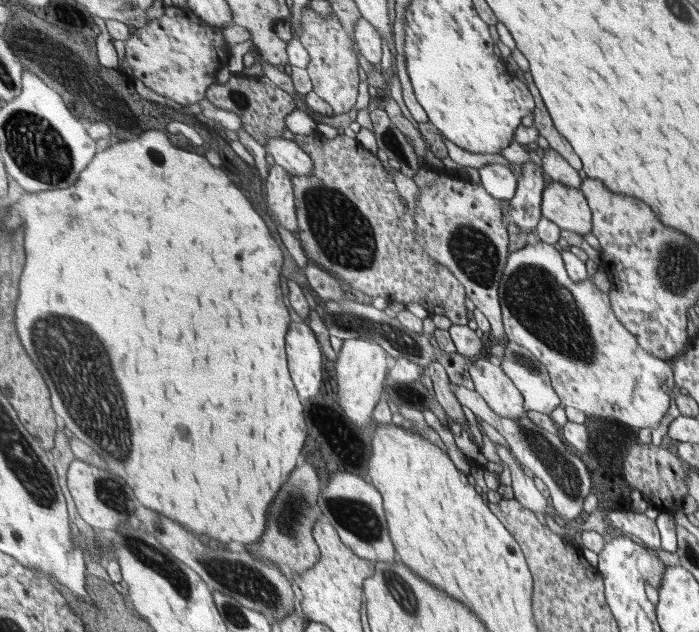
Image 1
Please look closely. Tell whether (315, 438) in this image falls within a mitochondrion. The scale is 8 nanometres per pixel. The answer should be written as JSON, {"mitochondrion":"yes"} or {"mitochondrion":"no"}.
{"mitochondrion":"no"}

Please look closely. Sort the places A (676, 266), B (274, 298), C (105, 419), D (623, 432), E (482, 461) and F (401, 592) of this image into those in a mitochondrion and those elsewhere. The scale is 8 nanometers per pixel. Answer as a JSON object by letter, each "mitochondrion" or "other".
{"A":"mitochondrion","B":"other","C":"mitochondrion","D":"other","E":"other","F":"mitochondrion"}

